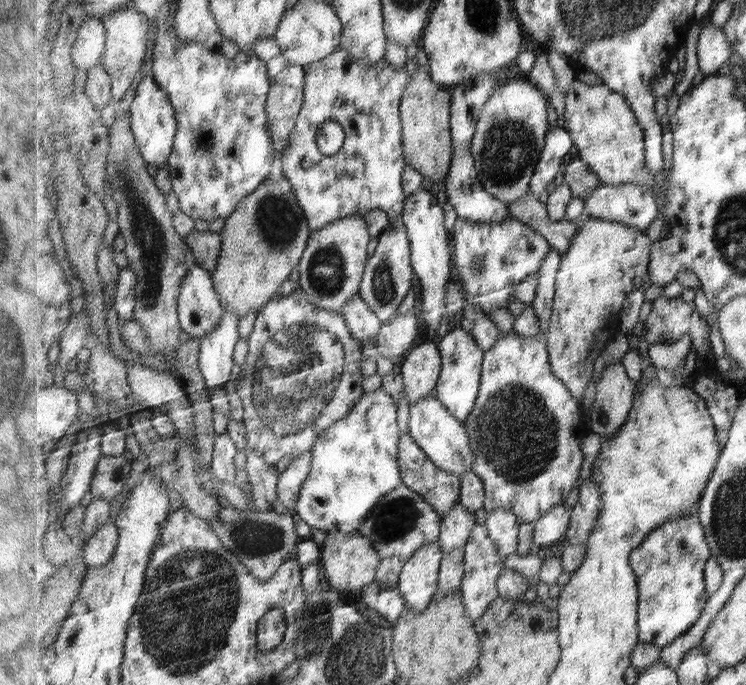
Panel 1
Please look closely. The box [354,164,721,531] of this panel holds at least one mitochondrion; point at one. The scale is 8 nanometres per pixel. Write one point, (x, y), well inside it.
(517, 435)

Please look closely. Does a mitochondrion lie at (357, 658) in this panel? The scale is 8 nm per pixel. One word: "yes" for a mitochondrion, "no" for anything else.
yes

